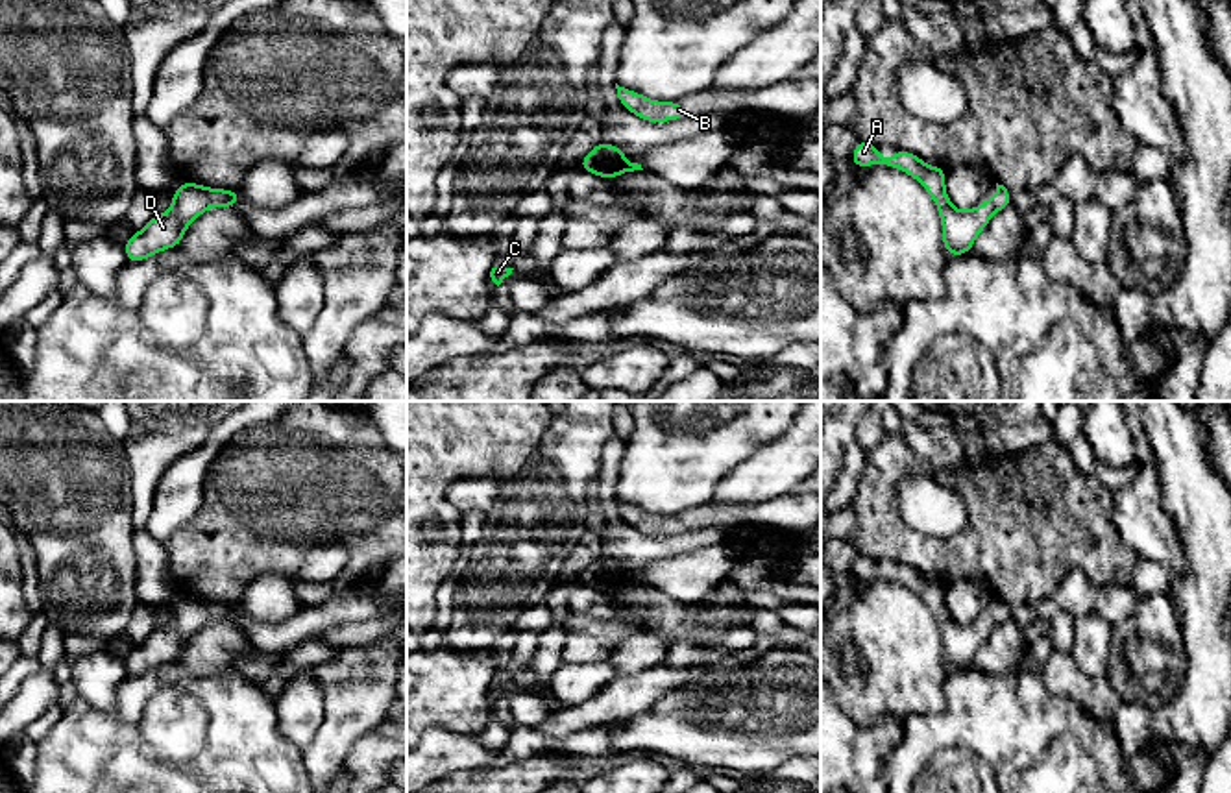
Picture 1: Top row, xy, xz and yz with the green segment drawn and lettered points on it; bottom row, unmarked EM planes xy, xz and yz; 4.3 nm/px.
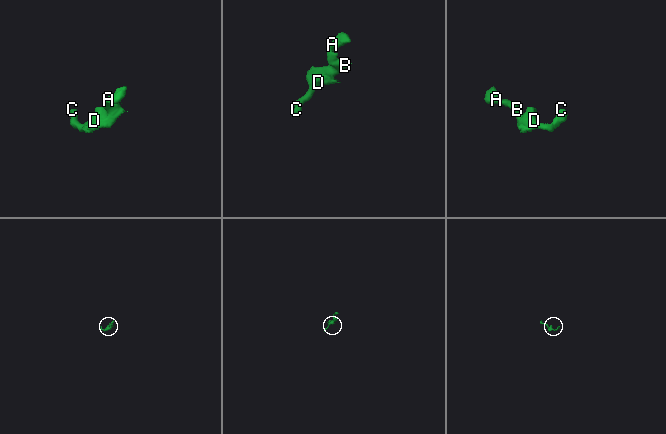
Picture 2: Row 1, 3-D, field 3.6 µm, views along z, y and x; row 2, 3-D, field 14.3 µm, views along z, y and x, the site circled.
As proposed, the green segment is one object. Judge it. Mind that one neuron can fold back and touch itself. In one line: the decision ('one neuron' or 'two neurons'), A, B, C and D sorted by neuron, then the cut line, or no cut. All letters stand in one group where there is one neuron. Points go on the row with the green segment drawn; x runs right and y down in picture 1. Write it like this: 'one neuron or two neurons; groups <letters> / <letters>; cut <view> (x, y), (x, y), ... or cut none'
one neuron; groups A B C D; cut none

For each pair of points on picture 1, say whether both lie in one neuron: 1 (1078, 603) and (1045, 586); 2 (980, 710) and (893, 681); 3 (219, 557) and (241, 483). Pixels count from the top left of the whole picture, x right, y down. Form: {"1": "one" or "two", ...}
{"1": "two", "2": "two", "3": "one"}

